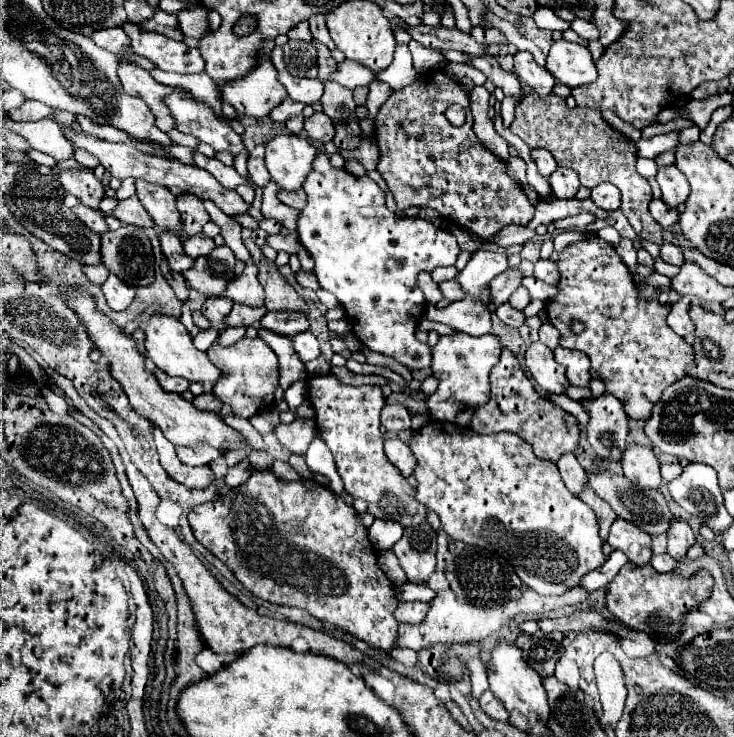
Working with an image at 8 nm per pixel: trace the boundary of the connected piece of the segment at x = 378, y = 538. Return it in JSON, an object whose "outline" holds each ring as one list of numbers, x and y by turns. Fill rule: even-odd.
{"outline":[[375,519,373,525,369,527,369,541,375,549,391,549,403,535,403,527,395,521,385,521,385,519]]}

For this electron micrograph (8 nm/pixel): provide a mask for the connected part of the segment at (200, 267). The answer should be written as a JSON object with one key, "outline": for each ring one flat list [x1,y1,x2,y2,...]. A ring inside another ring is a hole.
{"outline":[[223,245,215,247,211,255,195,259,195,265,183,273,189,287,203,295,223,295,229,281,235,277,235,253]]}

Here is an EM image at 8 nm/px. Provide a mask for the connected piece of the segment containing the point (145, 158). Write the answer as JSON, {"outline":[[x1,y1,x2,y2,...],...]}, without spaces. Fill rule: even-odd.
{"outline":[[63,129,65,137,73,143,75,149,85,149,89,153,93,153,101,165,105,169,111,171,113,177,117,179,125,179,125,177,133,177,133,179,145,179,149,183,155,185,165,185,165,187,179,187,187,193,193,193,195,197,203,199,203,201,213,201,223,213,227,215,239,215,239,213,247,213,249,205,231,189,225,189,213,175,209,175,205,169,199,169,195,165,183,165,179,161,169,161,169,159,161,159,161,157,153,157,147,155,143,151,135,151,135,147,127,147,121,143,107,143,107,141,99,141,99,139,91,139,87,135,83,135,81,131,73,131,73,129]]}

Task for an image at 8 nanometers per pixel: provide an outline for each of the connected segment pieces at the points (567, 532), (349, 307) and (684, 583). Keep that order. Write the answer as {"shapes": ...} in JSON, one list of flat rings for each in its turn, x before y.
{"shapes":[[[429,421,413,433,409,447,417,457,417,467,413,469,413,477,417,479,415,499,439,515,443,531,455,541,483,547,505,557,521,581,539,595,561,595,579,585,585,573,605,563,599,525,591,507,565,487,555,463,537,459,531,445,515,433,479,435,447,421]],[[317,153,315,163,313,163,313,171,311,171,309,177,305,179,303,189,305,189,305,193,307,193,307,205,305,205,305,209,303,209,301,215,299,215,299,221,297,221,297,235,299,235,301,243,303,243,303,247,309,251,309,255,311,255,313,261,315,261,313,273,317,275,319,287,325,289,325,291,329,291,329,293,333,293,333,295,339,299,341,307,345,309,347,321,351,323,353,333,359,337,359,341,361,341,365,347,369,347,371,351,389,355,389,357,397,359,399,363,403,363,403,365,409,367,409,369,427,369,427,367,431,365,431,347,429,347,429,345,423,345,423,343,419,343,419,341,415,339,417,323,423,319,423,313,425,313,425,297,423,297,421,289,417,287,415,277,417,277,417,273,421,273,421,271,429,271,429,273,431,273,437,265,455,265,455,259,457,259,457,255,459,255,459,247,457,247,455,237,453,237,451,233,443,231,443,229,437,229,435,225,431,225,431,223,425,221,425,219,417,219,417,217,401,219,401,217,397,217,393,211,387,209,383,191,379,189,379,185,377,185,375,181,371,181,369,177,361,177,361,179,359,179,359,177,353,177,351,173,347,173,345,169,335,169,335,167,331,167,329,155,325,155,325,153]],[[627,563,607,587,607,609,619,623,635,631,643,631,657,641,671,641,681,633,683,615,707,599,711,587,713,579,705,571,699,571,691,579,683,579,675,573,657,573,651,565,635,567]]]}

